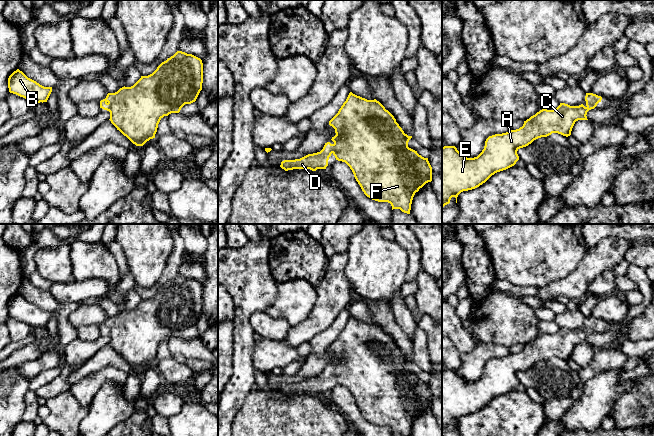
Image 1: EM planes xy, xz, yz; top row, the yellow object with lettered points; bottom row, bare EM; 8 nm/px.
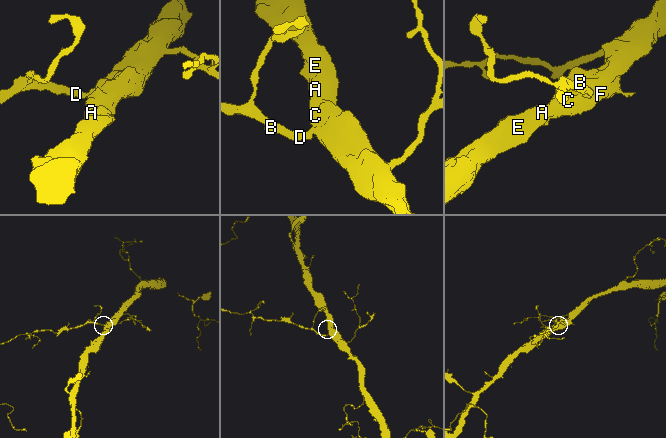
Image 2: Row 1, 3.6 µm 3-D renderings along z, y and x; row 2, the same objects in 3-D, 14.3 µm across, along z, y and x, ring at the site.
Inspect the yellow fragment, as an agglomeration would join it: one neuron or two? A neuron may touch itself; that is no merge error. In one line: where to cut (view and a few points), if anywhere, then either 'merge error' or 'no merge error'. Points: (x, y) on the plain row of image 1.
no cut | no merge error

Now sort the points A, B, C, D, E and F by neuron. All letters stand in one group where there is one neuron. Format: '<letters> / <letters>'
A B C D E F

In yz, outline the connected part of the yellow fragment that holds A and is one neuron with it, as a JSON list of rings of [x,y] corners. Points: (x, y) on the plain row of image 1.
[[[586,317],[585,330],[560,327],[556,333],[542,333],[519,353],[489,360],[482,376],[474,382],[467,382],[455,370],[442,371],[442,431],[452,421],[457,427],[461,416],[475,413],[495,397],[514,390],[519,384],[517,375],[534,364],[552,357],[570,360],[575,346],[588,344],[587,336],[601,324],[601,320]]]

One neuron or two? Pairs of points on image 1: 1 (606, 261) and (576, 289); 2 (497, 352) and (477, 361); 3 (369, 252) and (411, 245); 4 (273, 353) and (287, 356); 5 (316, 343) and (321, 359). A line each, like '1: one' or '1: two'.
1: one
2: one
3: two
4: one
5: two

